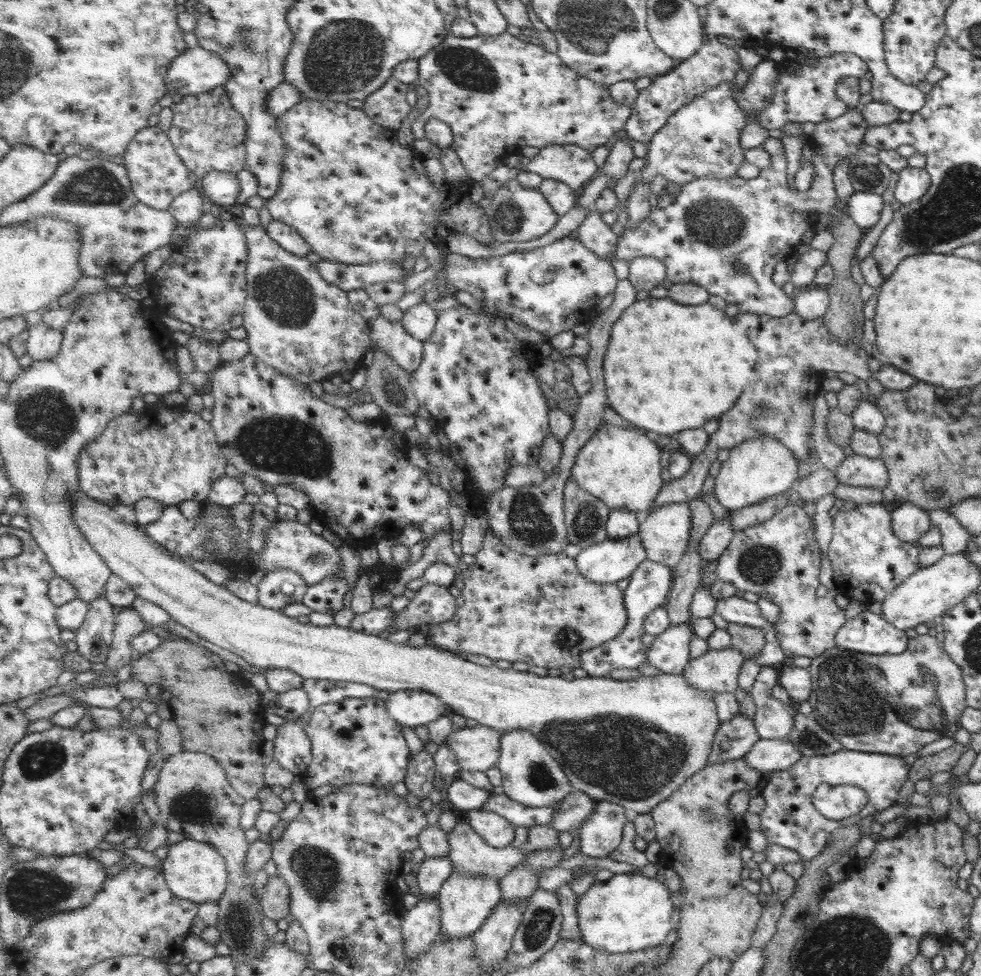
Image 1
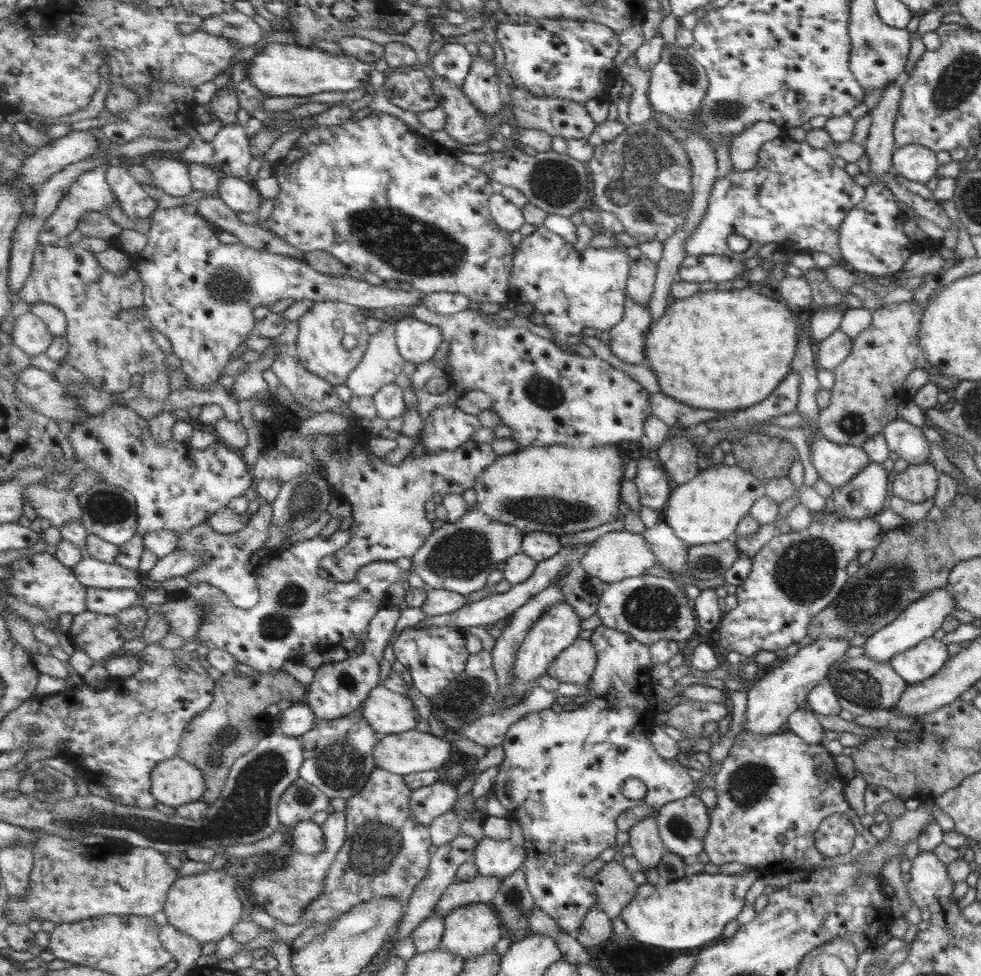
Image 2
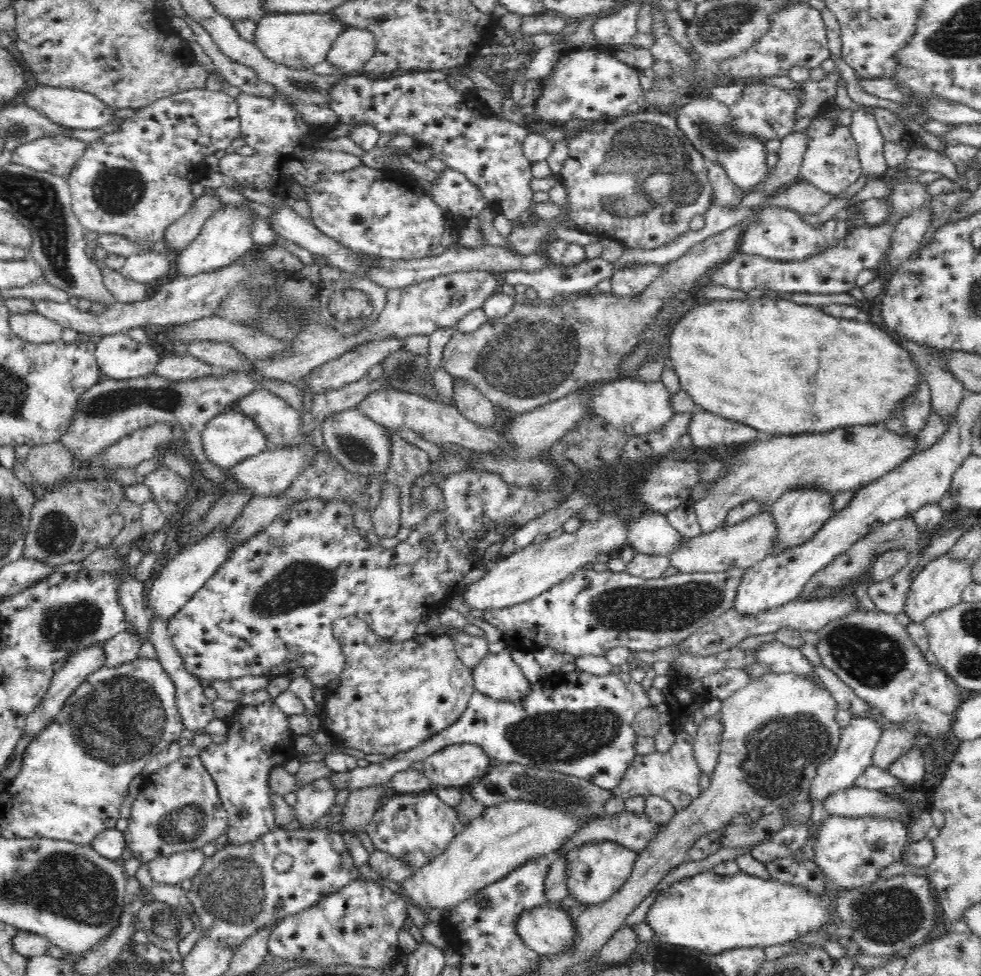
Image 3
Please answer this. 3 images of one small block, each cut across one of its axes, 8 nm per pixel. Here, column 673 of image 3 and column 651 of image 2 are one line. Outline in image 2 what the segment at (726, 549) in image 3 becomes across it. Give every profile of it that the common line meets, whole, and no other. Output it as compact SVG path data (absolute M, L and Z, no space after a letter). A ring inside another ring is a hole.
M608 532L589 544L587 553L579 563L591 576L603 580L608 586L627 578L645 575L651 566L657 566L657 556L642 535L633 532Z

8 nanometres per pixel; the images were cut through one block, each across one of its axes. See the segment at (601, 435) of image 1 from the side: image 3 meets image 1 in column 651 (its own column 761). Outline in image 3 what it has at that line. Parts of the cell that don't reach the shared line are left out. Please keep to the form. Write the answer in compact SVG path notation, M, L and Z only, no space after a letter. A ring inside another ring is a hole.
M885 423L875 425L854 425L840 427L823 433L804 433L798 435L773 435L770 440L748 440L748 446L732 458L732 468L728 474L712 484L712 490L704 498L696 501L695 513L703 534L713 532L726 521L730 510L748 502L758 502L762 511L770 511L786 492L800 488L814 488L833 496L866 487L881 476L909 460L915 452L916 436L894 434Z

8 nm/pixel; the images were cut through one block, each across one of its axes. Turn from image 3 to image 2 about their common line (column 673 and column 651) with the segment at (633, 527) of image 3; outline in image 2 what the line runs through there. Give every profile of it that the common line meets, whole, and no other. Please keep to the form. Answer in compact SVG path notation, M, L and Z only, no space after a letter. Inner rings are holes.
M662 519L652 527L647 528L642 533L643 539L649 545L649 548L653 550L657 561L663 563L669 572L677 572L679 574L685 574L687 570L687 562L690 562L690 557L687 556L689 553L689 546L685 545L675 534L673 528Z

